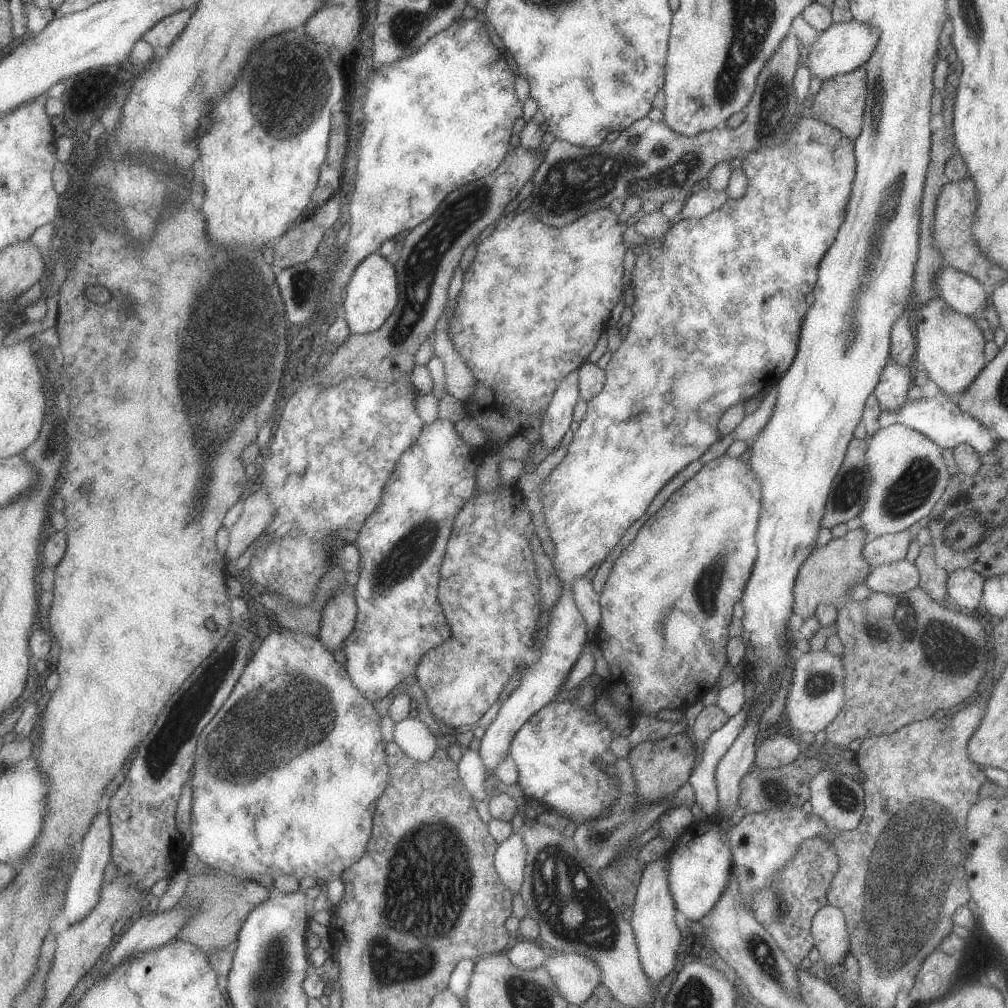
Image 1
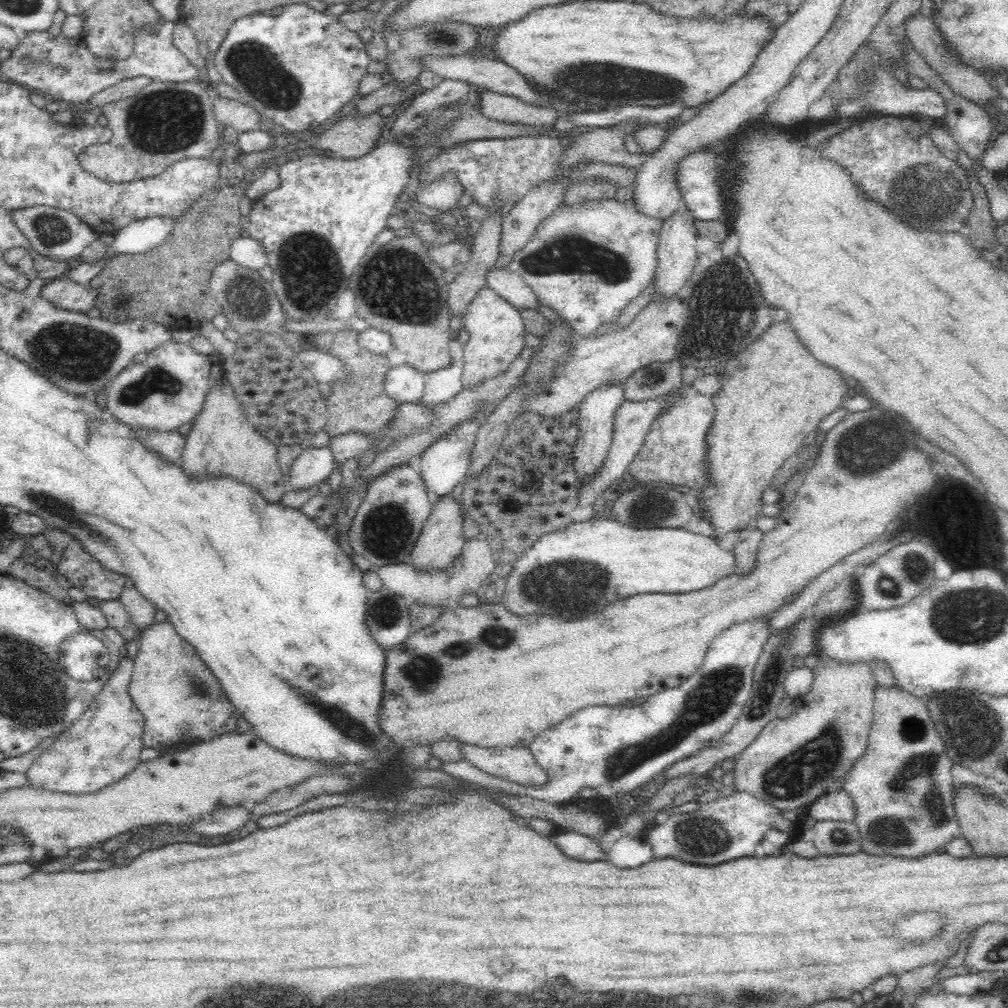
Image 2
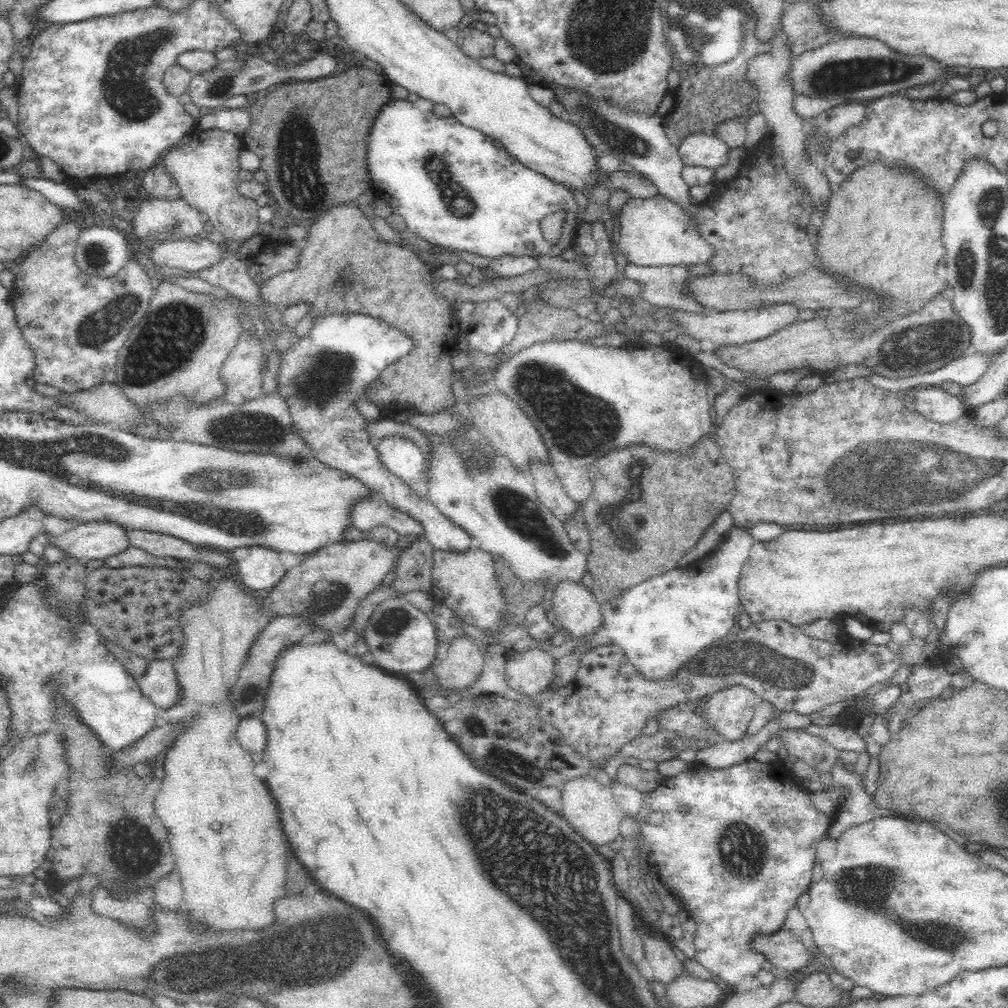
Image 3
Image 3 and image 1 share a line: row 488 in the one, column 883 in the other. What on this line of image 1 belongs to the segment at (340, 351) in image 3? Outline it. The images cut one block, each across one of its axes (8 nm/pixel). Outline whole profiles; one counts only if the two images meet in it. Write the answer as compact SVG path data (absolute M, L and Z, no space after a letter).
M889 360L881 372L880 382L874 389L881 412L894 412L907 402L907 392L913 384L910 367Z

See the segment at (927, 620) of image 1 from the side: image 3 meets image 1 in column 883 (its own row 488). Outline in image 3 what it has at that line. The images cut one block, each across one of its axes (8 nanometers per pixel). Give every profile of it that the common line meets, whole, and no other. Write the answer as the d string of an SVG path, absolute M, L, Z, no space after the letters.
M708 436L692 450L676 454L652 450L643 444L618 448L600 456L588 471L593 493L582 503L583 518L590 533L587 570L594 580L594 597L601 606L640 582L679 567L677 563L696 547L708 526L712 526L736 495L732 469L720 447Z

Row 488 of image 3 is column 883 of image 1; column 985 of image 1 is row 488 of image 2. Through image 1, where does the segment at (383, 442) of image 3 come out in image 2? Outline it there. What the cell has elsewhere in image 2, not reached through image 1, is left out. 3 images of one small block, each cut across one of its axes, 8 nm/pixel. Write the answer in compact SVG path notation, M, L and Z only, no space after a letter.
M478 416L478 418L472 418L472 420L458 424L456 428L452 428L452 432L438 438L424 451L420 463L420 476L428 491L434 492L436 496L446 496L448 492L452 492L455 486L464 483L475 434L483 421L481 416Z

